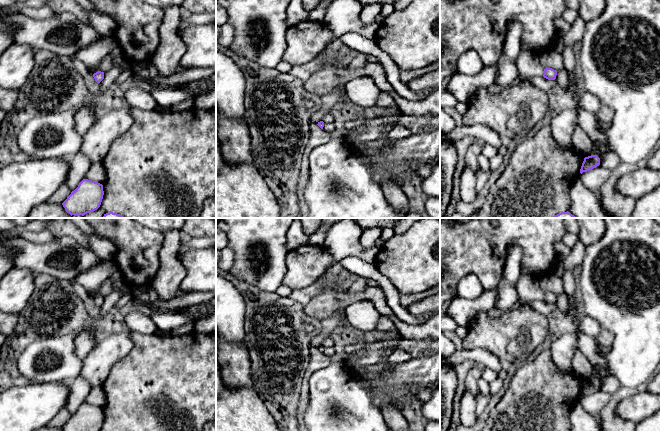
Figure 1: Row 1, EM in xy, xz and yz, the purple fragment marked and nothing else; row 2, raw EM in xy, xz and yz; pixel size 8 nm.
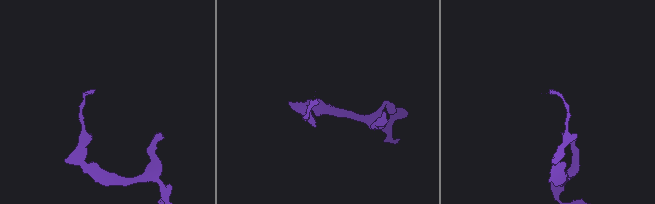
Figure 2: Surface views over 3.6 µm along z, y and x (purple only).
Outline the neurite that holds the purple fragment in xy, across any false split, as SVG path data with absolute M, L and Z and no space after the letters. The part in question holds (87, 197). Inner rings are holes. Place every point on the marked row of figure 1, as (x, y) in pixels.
M83 179L62 205L71 216L84 216L100 207L103 195L104 191L102 184Z

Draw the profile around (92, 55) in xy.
M100 35L98 41L78 50L74 58L80 60L88 69L95 69L98 72L97 66L116 46L115 40L109 36Z

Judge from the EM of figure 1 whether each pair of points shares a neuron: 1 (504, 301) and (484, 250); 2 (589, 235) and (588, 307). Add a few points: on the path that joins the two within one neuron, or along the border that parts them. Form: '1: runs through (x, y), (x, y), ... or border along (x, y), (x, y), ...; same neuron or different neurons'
1: border along (505, 263), (500, 281), (496, 287); different neurons
2: border along (606, 228), (598, 240), (585, 247); different neurons

